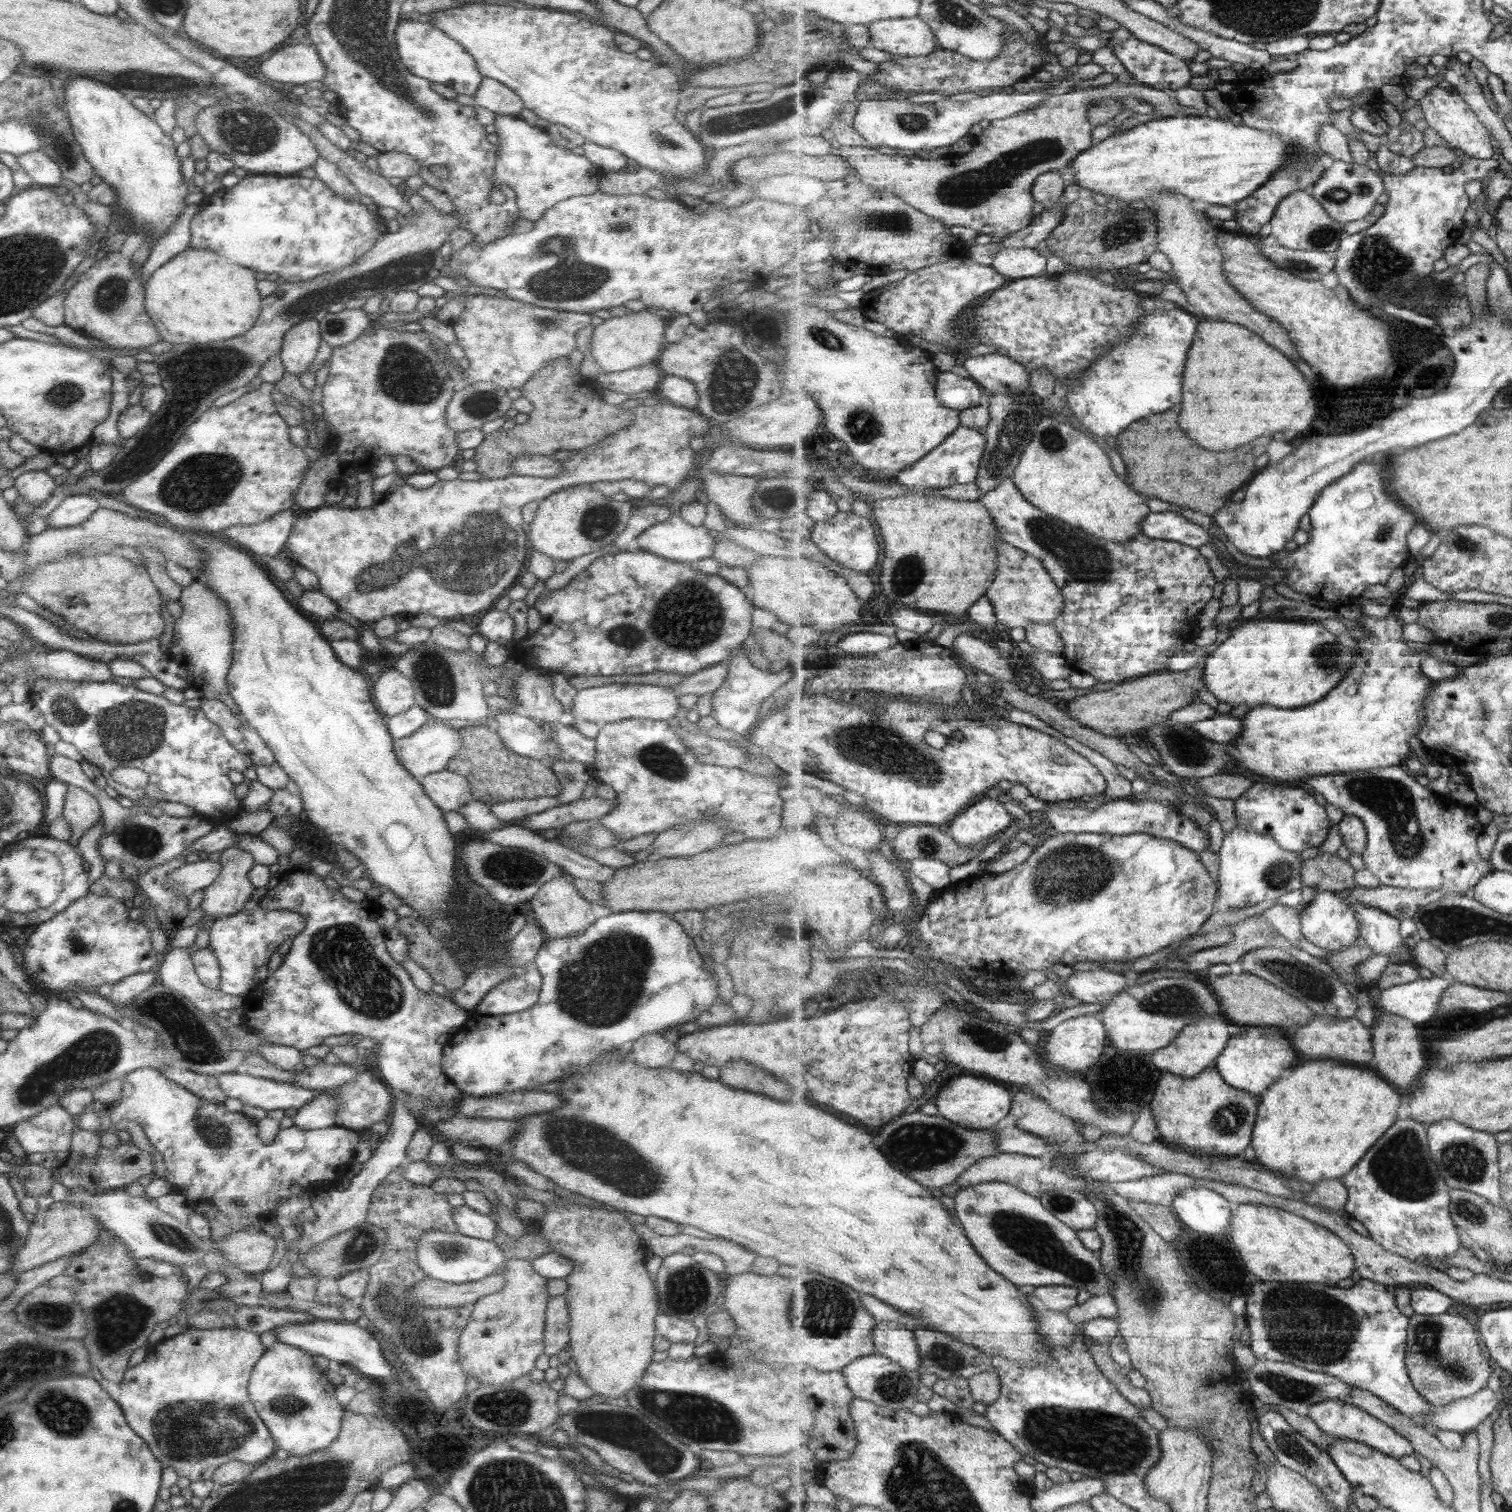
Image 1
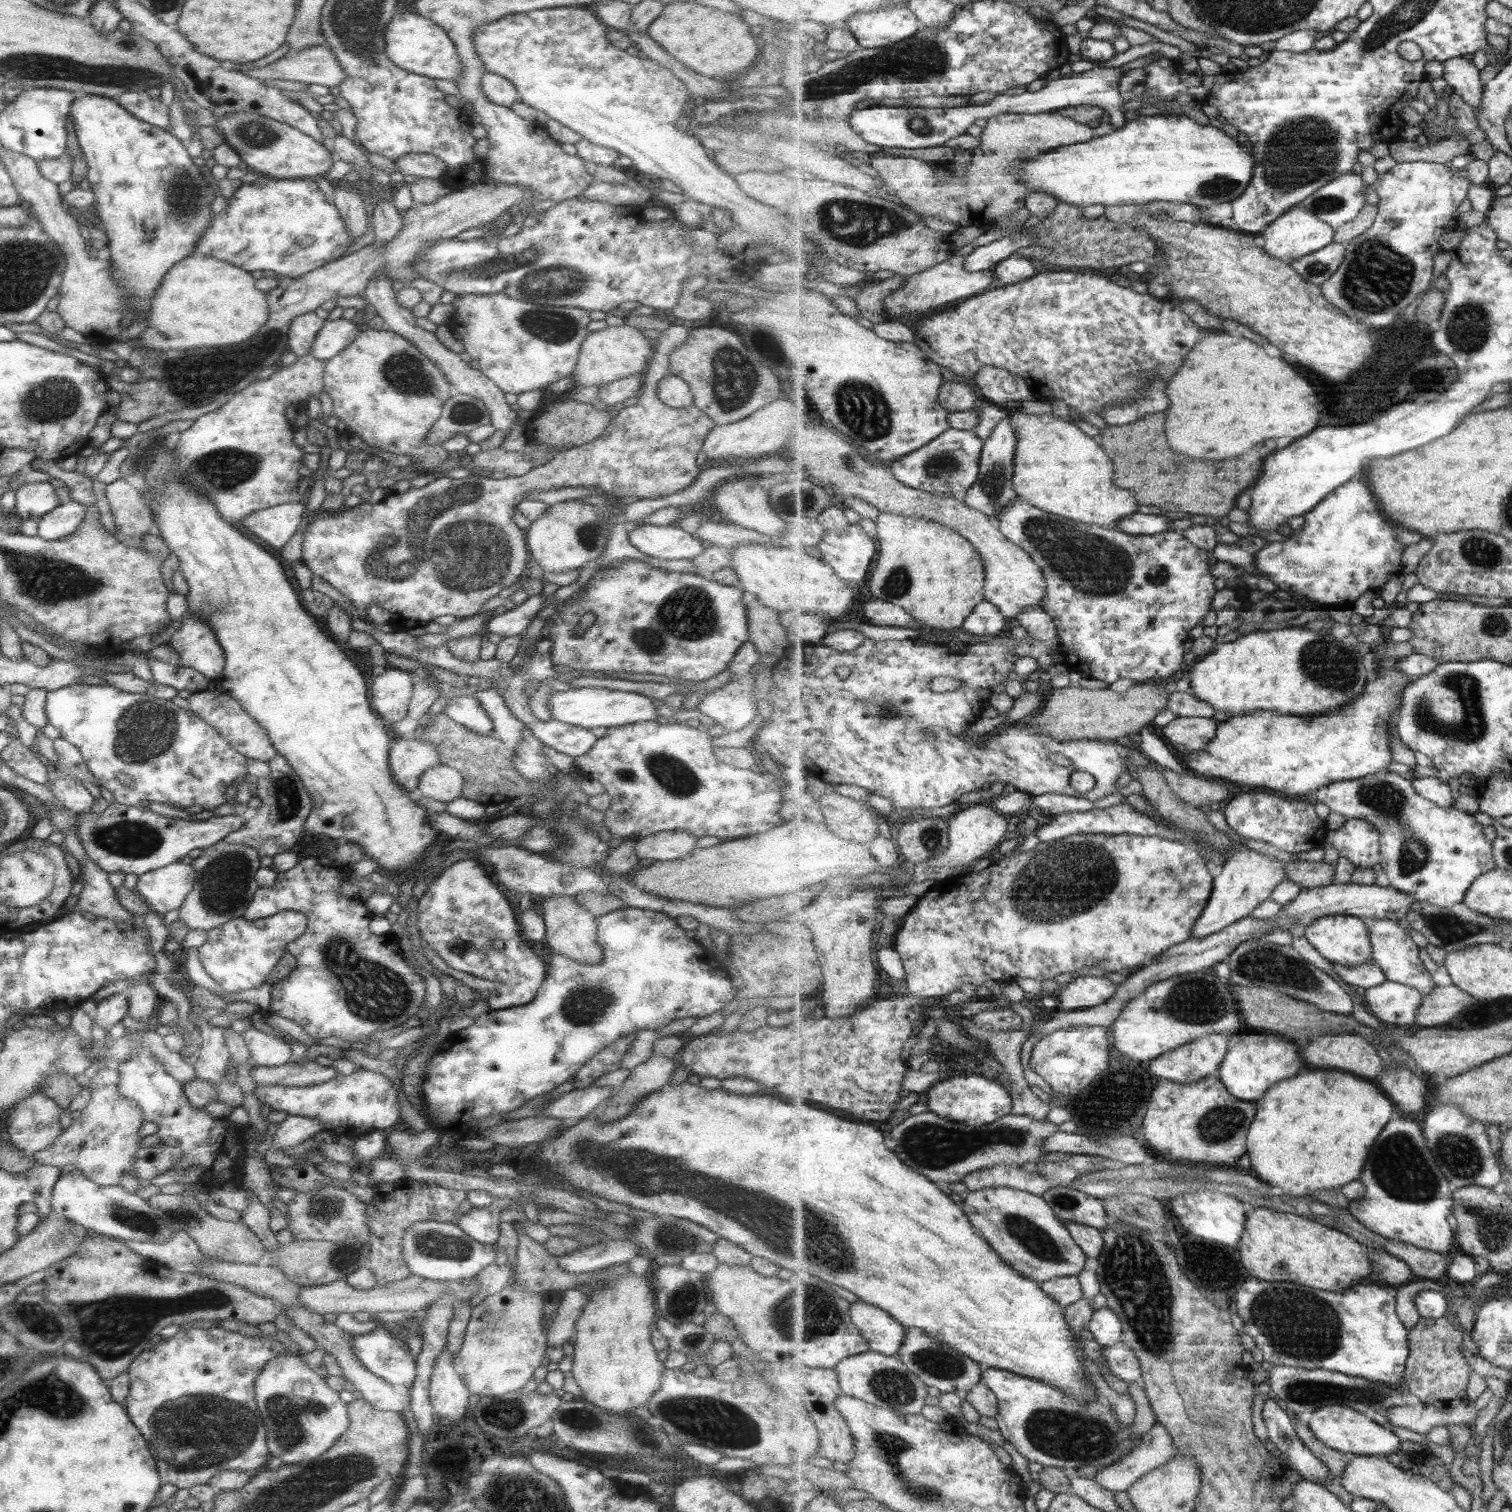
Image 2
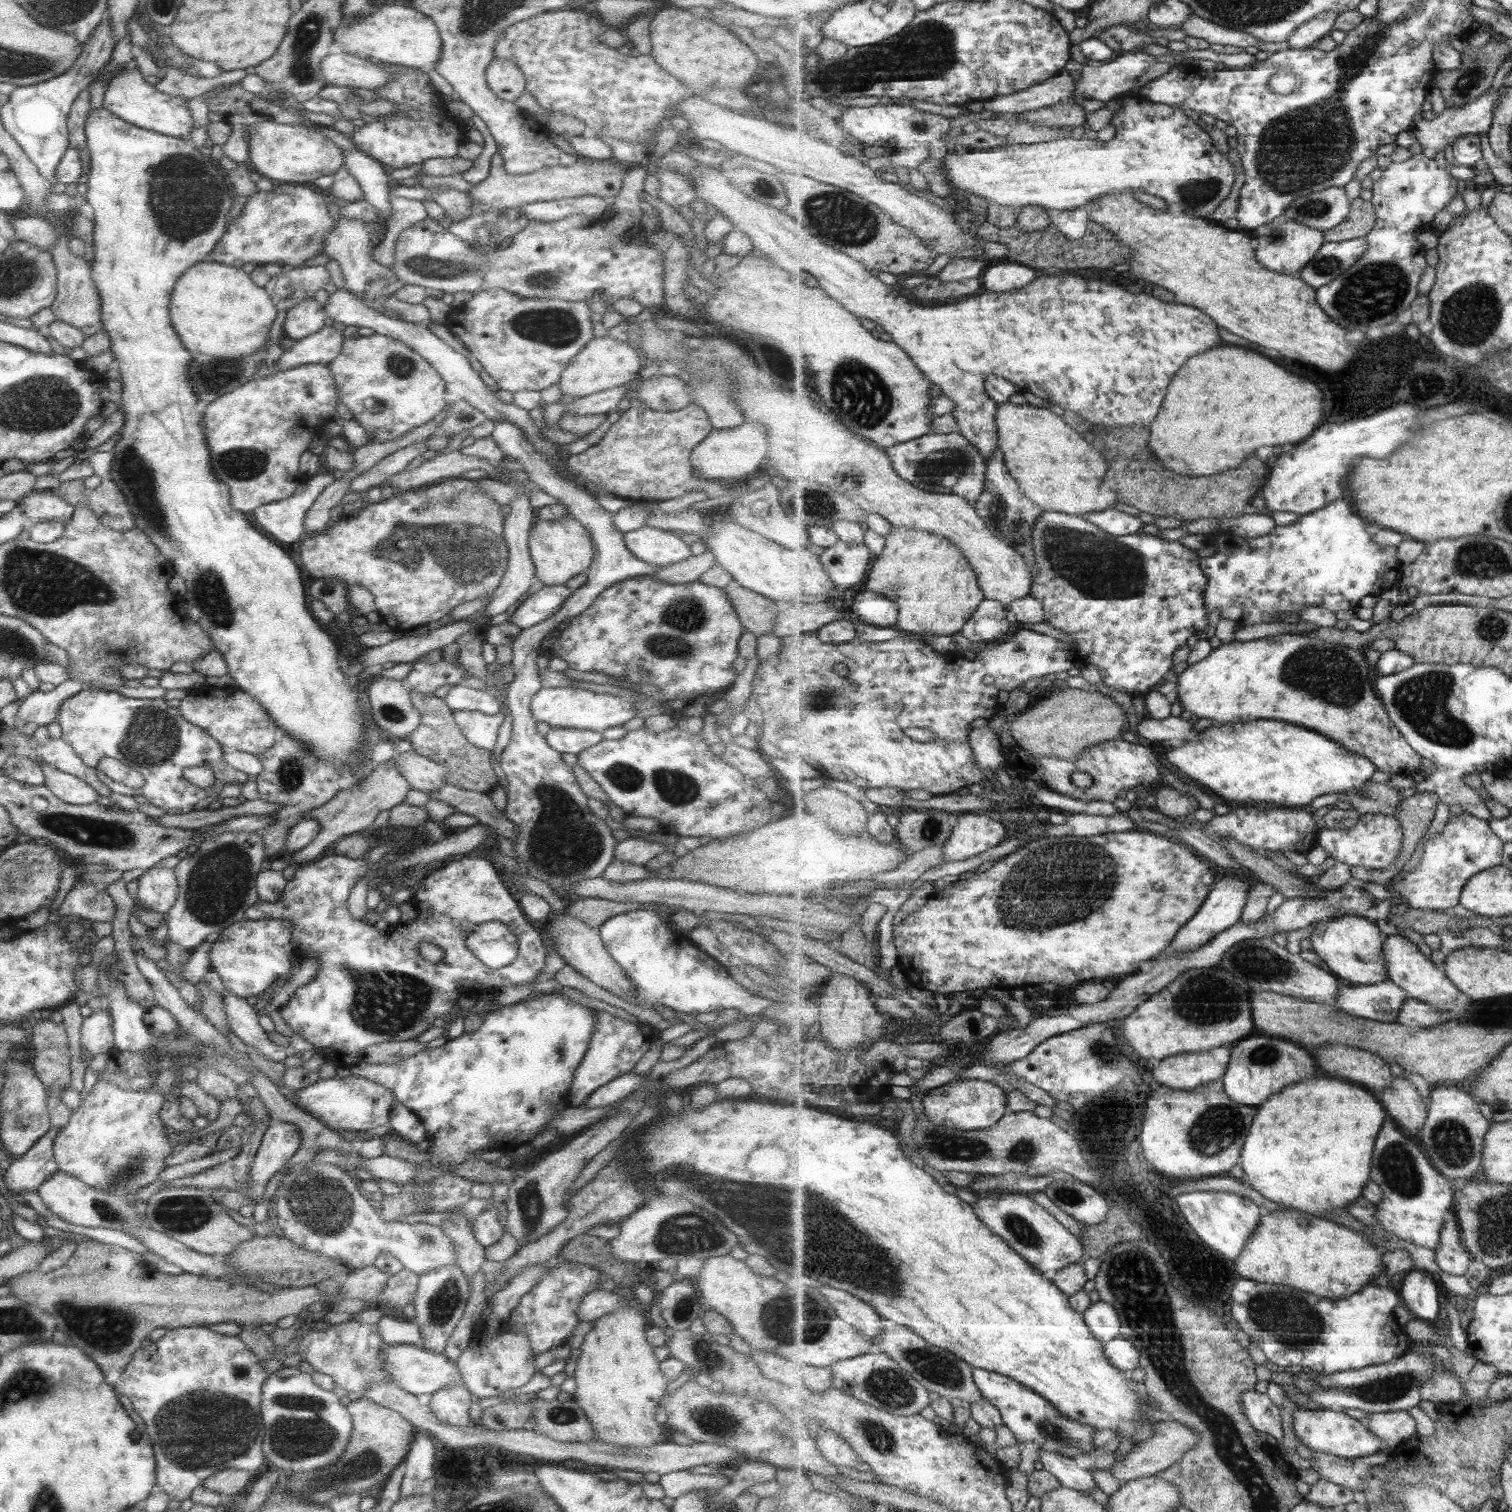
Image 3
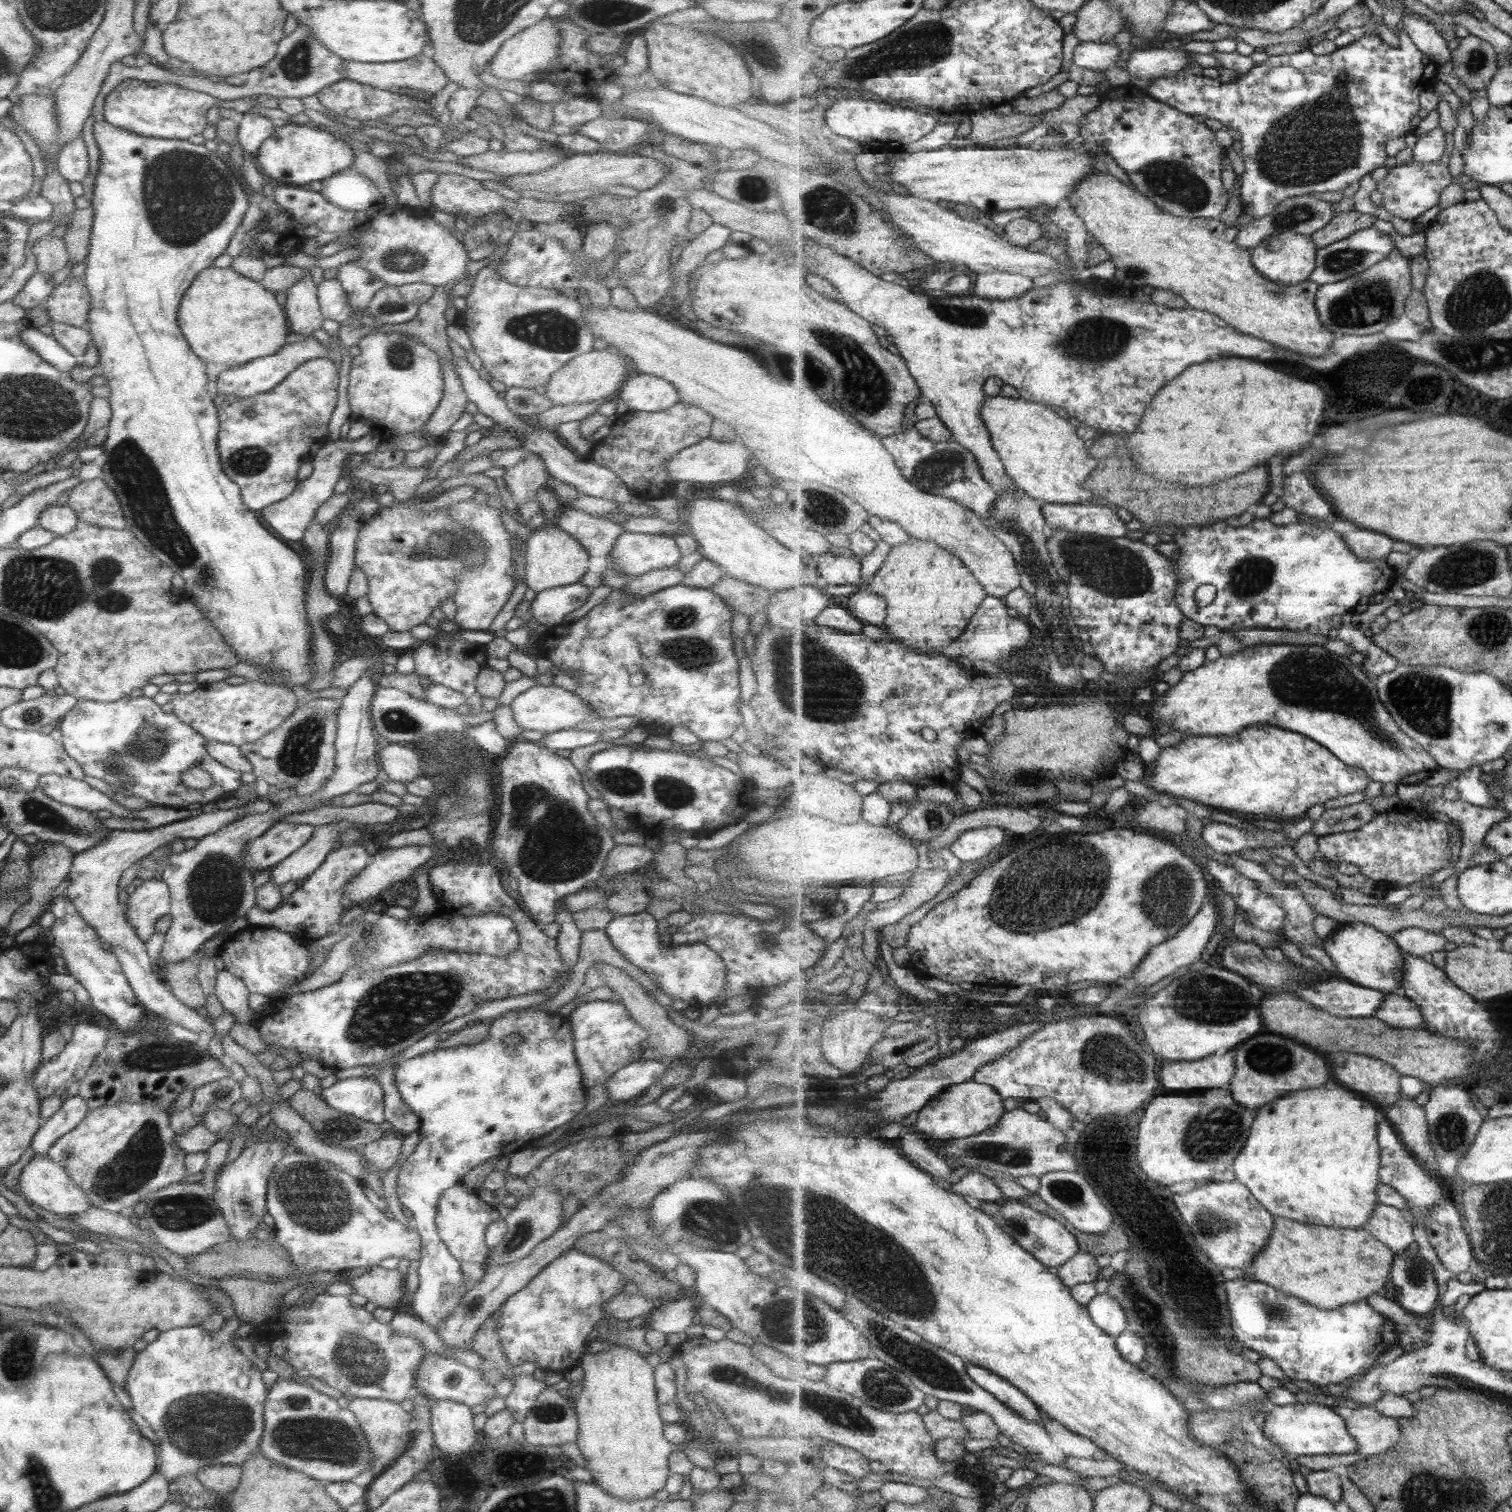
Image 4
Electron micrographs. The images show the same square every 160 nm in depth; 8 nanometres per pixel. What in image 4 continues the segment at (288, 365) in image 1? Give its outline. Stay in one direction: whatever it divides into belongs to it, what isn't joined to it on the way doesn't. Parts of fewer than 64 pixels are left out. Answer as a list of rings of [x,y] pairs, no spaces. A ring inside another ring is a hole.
[[[305,273],[285,290],[285,303],[282,304],[289,332],[309,336],[319,329],[324,319],[318,309],[316,285],[312,276]]]

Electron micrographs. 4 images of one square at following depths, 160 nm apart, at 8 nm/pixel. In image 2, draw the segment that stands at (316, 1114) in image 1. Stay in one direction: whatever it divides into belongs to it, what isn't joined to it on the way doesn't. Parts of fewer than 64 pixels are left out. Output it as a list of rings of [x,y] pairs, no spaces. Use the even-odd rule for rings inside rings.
[[[287,1115],[277,1124],[277,1128],[271,1136],[270,1148],[279,1150],[285,1146],[297,1146],[321,1130],[321,1123],[315,1118]]]

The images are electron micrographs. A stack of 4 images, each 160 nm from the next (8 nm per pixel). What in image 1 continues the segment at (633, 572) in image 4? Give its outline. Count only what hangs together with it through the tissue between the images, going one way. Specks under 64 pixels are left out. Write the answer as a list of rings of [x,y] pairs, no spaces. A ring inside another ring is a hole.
[[[675,510],[667,520],[649,526],[636,536],[638,547],[643,552],[691,565],[709,558],[716,540],[715,534],[703,525],[685,524]]]

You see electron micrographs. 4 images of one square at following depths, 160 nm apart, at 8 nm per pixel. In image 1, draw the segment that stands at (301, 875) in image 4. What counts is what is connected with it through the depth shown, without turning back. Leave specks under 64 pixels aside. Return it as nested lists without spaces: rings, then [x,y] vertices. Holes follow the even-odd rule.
[[[424,721],[413,734],[392,743],[395,756],[415,780],[439,772],[446,768],[447,761],[460,747],[456,730]]]

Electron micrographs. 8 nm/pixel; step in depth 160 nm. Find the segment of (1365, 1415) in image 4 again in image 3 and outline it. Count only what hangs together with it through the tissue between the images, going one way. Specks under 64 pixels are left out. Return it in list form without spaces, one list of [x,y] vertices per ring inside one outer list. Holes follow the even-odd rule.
[[[1406,1410],[1370,1413],[1361,1421],[1367,1423],[1370,1431],[1385,1443],[1387,1449],[1391,1450],[1397,1449],[1416,1434],[1416,1420]]]

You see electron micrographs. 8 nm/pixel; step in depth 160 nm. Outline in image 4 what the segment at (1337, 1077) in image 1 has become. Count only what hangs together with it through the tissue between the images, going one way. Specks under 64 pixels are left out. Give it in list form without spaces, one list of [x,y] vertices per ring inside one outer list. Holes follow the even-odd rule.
[[[1337,1083],[1337,1088],[1309,1088],[1309,1090],[1303,1090],[1303,1092],[1289,1094],[1287,1098],[1275,1100],[1275,1102],[1263,1106],[1261,1110],[1263,1112],[1259,1112],[1259,1116],[1255,1118],[1253,1132],[1249,1136],[1247,1148],[1243,1148],[1243,1152],[1239,1154],[1231,1168],[1236,1176],[1235,1180],[1247,1185],[1247,1188],[1257,1197],[1257,1200],[1270,1209],[1275,1217],[1299,1220],[1299,1222],[1306,1222],[1307,1224],[1321,1224],[1331,1228],[1365,1228],[1375,1209],[1381,1203],[1378,1197],[1378,1188],[1382,1182],[1382,1176],[1379,1174],[1382,1167],[1382,1152],[1378,1141],[1378,1124],[1383,1119],[1382,1109],[1364,1096],[1347,1089],[1345,1086],[1339,1086]]]

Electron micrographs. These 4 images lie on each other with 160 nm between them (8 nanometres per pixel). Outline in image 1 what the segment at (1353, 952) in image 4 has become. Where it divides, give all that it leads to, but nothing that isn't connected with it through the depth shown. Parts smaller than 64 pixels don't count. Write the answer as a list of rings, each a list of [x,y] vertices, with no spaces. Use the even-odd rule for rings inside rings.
[[[1317,892],[1314,900],[1302,911],[1300,919],[1304,938],[1328,952],[1349,947],[1360,937],[1361,926],[1357,912],[1342,896],[1342,892]]]

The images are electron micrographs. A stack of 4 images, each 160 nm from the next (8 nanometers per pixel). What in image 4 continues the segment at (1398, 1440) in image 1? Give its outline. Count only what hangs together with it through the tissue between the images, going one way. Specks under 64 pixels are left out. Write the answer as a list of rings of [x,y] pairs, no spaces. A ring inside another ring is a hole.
[[[1287,1403],[1270,1408],[1262,1426],[1271,1443],[1281,1447],[1285,1453],[1298,1456],[1339,1455],[1359,1452],[1359,1442],[1351,1436],[1344,1413],[1335,1408],[1317,1403]]]

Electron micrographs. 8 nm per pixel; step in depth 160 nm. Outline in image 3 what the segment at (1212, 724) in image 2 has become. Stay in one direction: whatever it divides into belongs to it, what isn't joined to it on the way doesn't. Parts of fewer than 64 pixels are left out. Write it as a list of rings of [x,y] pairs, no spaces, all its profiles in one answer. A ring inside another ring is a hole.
[[[1187,715],[1171,716],[1165,720],[1143,718],[1136,726],[1136,733],[1149,741],[1169,740],[1174,744],[1193,740],[1199,734]]]

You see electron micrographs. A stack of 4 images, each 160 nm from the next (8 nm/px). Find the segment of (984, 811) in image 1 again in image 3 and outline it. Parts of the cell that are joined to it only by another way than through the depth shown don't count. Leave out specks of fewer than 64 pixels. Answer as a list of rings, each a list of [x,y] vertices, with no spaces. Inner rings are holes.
[[[979,812],[979,813],[959,813],[958,822],[954,826],[951,837],[943,846],[943,852],[945,852],[945,859],[937,865],[935,868],[939,868],[939,866],[943,866],[943,864],[949,864],[949,862],[961,862],[961,860],[965,861],[973,858],[973,856],[977,856],[977,854],[982,854],[983,852],[987,852],[989,848],[993,848],[993,846],[999,846],[1003,840],[1007,840],[1009,836],[1007,835],[1007,828],[1003,826],[1003,822],[995,820],[989,812]]]

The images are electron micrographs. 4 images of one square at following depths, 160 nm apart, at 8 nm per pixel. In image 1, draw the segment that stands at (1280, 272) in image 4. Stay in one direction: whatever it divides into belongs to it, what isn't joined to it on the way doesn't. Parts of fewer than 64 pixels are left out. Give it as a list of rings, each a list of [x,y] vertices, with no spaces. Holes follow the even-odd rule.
[[[1298,190],[1283,198],[1278,210],[1270,220],[1272,235],[1279,245],[1291,250],[1323,251],[1335,253],[1345,236],[1345,225],[1333,220],[1326,208],[1314,197],[1311,190]]]

